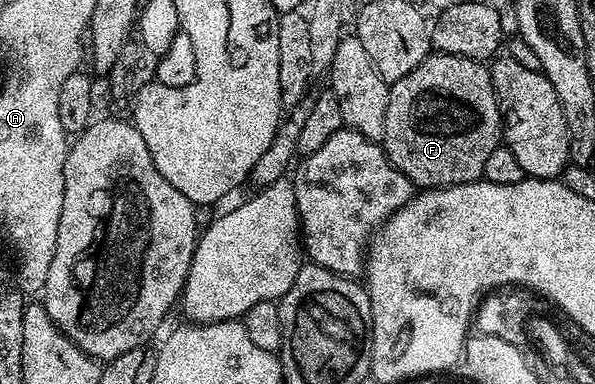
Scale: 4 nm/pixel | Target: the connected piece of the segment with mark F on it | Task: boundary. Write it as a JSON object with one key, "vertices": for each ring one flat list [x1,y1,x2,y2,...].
{"vertices":[[431,53,418,67,411,69,407,77,395,81,389,88,383,146,395,169,406,175,414,188,476,183,483,176,483,164,487,162,491,149,498,147,502,139,493,73,482,60]]}

